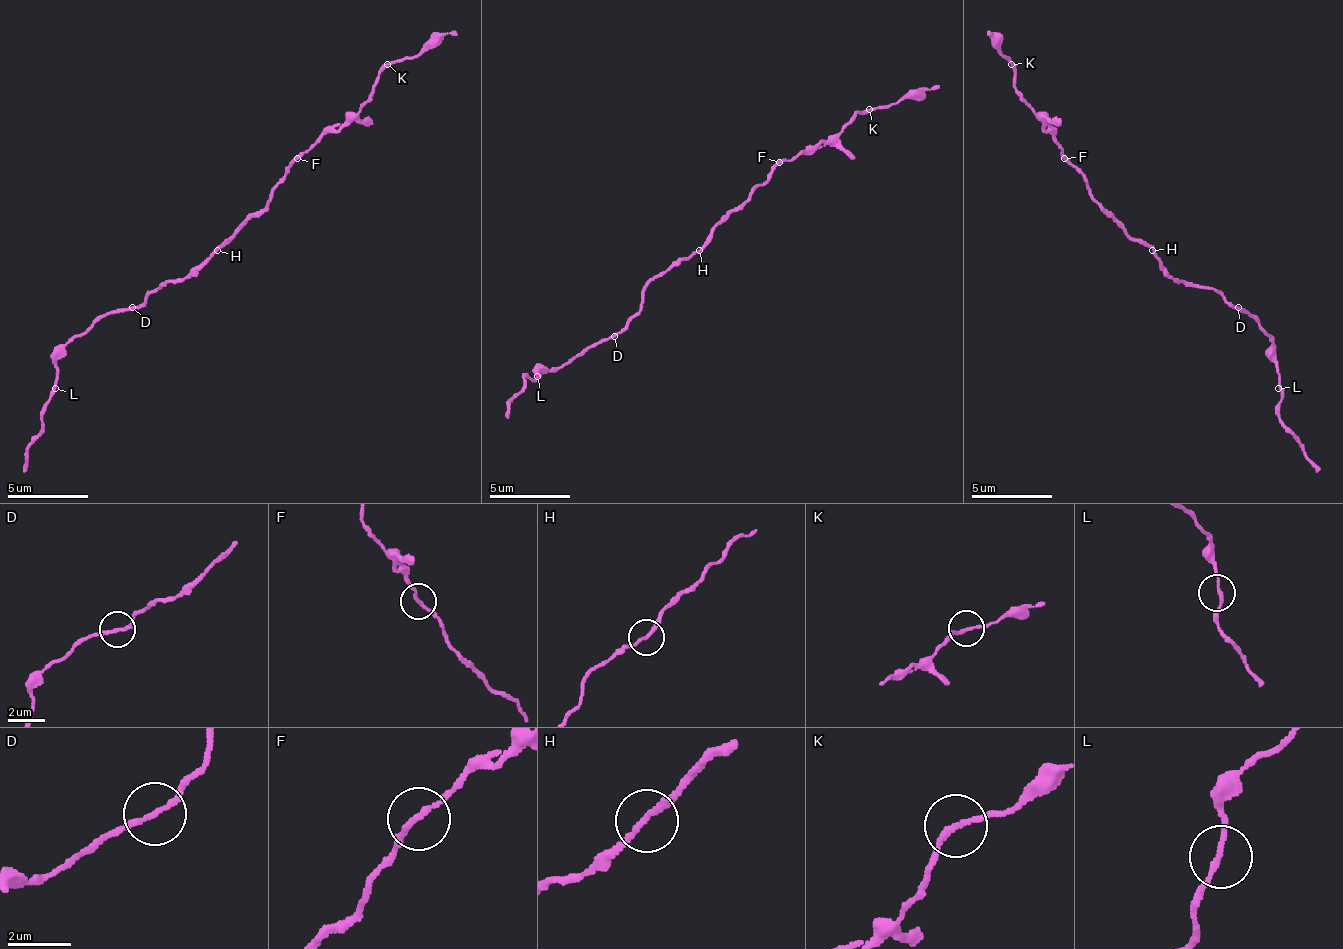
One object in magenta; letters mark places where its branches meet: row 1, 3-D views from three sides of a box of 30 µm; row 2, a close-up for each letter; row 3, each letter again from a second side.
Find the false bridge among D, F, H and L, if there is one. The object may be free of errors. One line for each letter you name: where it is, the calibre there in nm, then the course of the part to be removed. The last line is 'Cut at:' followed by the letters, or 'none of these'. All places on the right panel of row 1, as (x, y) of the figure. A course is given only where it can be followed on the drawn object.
Cut at: none of these

